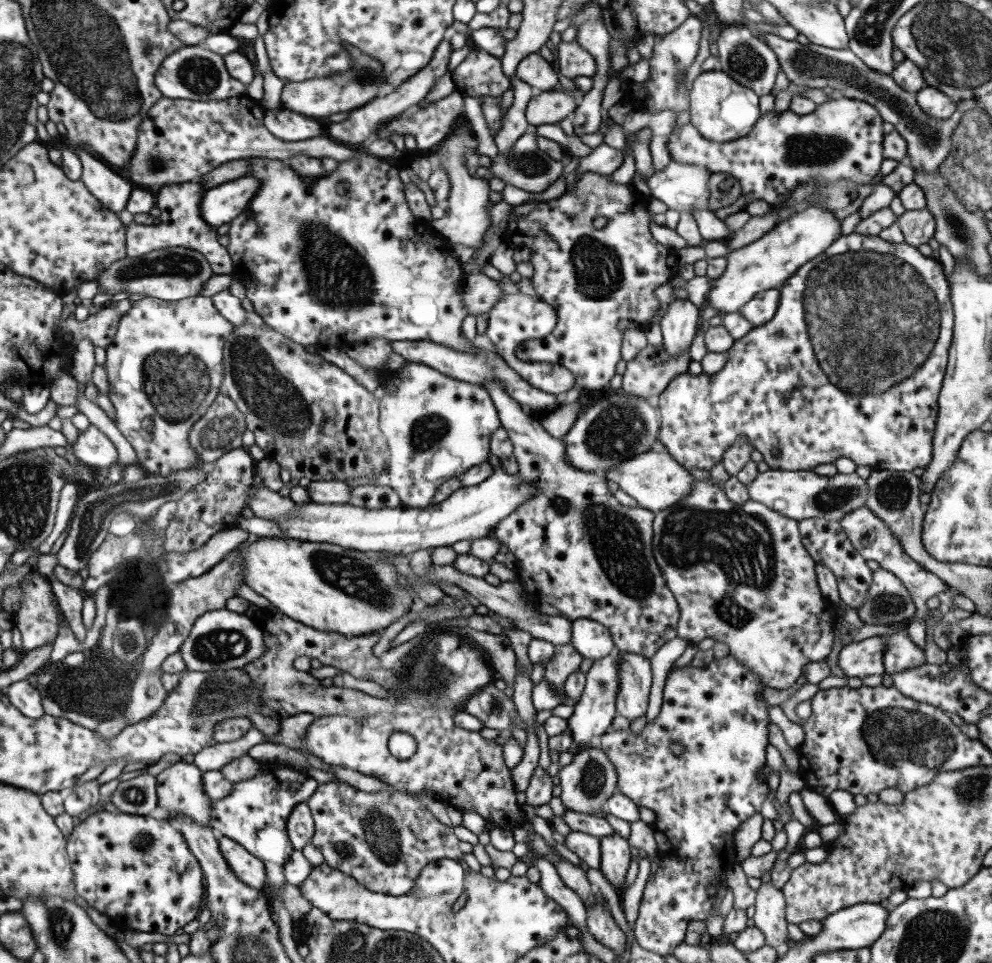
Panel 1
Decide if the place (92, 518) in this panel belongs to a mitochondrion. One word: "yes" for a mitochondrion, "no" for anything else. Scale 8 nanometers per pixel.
yes

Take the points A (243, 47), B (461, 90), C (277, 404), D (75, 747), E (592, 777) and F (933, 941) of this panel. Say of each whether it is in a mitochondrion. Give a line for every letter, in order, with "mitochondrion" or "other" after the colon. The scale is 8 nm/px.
A: other
B: other
C: mitochondrion
D: other
E: mitochondrion
F: mitochondrion

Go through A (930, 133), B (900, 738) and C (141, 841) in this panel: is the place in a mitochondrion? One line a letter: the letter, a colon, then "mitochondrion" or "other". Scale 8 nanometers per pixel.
A: mitochondrion
B: mitochondrion
C: mitochondrion

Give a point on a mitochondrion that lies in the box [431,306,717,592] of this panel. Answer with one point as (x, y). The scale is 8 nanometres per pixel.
(619, 430)

